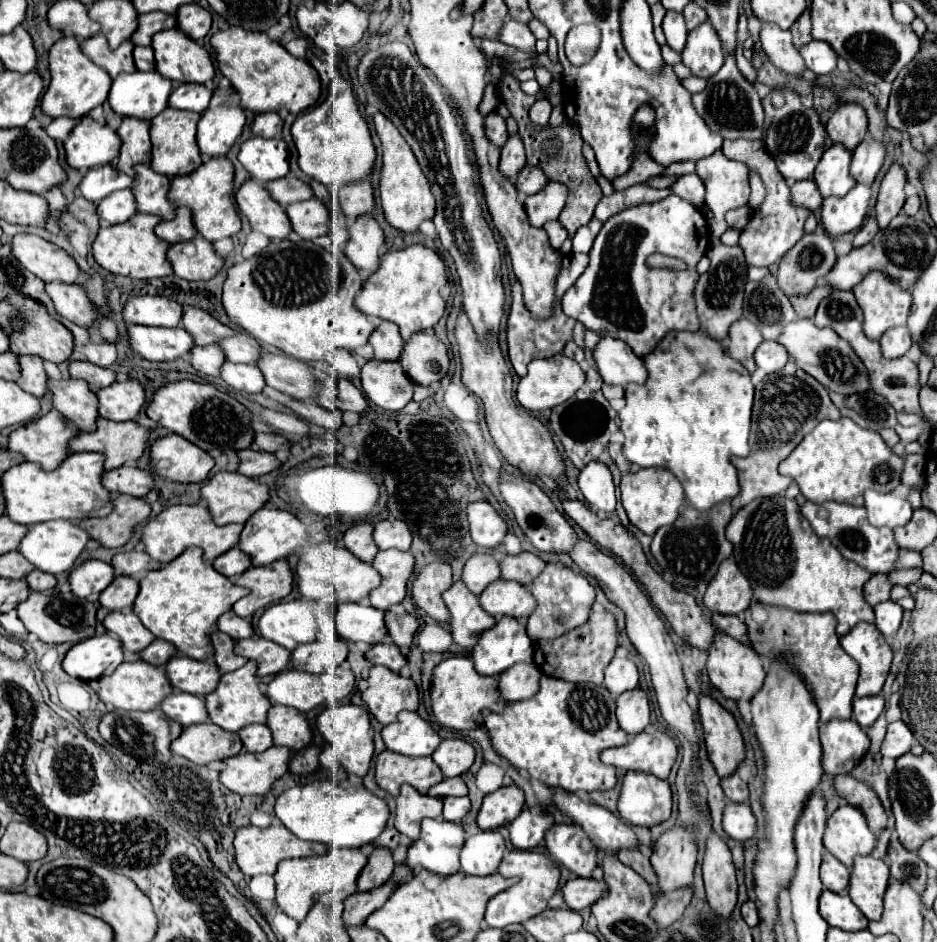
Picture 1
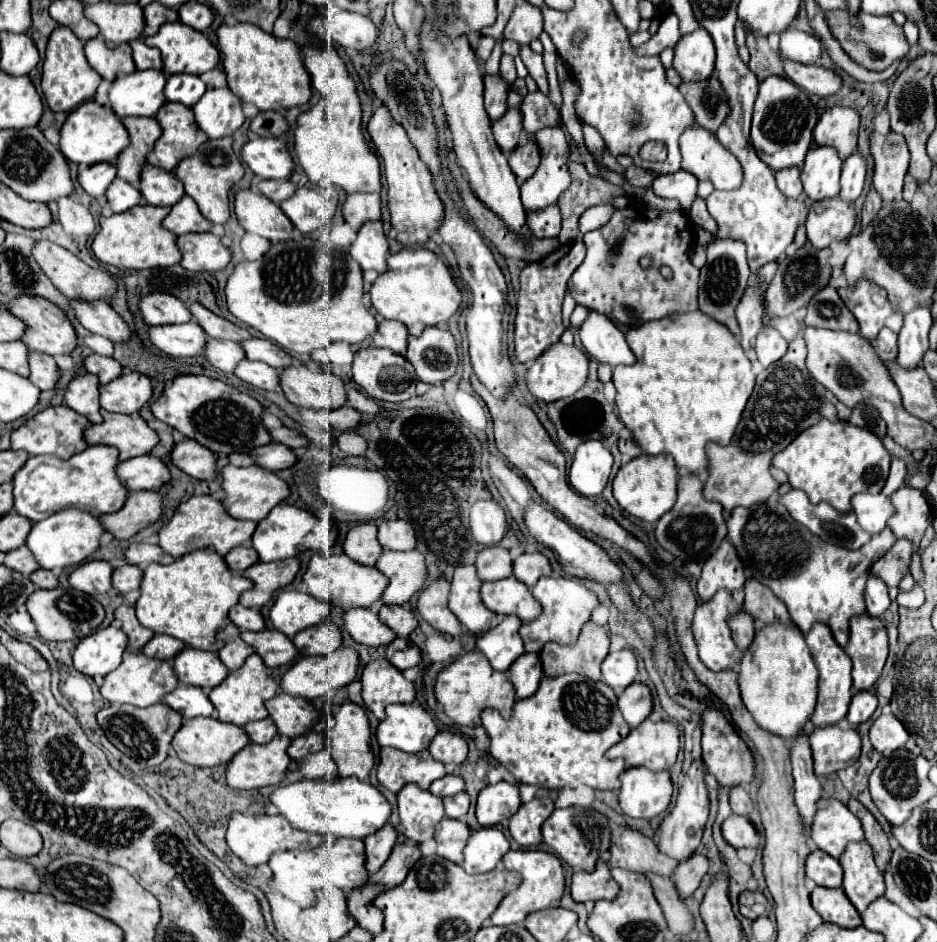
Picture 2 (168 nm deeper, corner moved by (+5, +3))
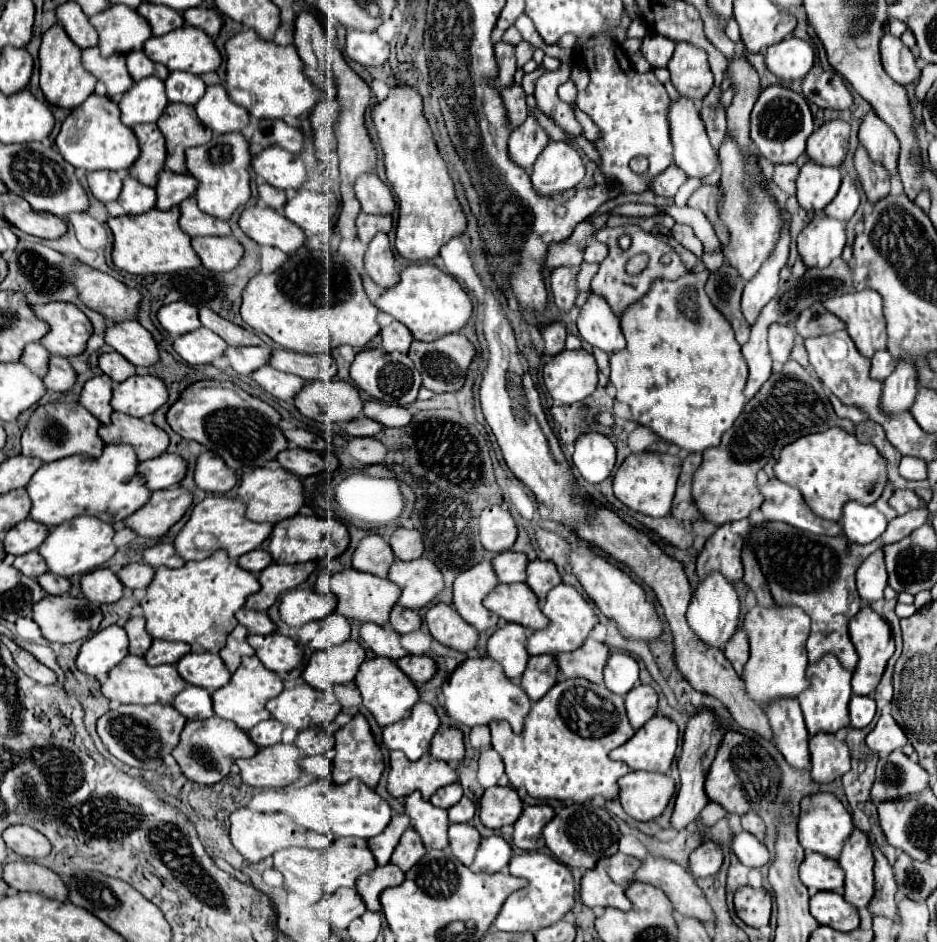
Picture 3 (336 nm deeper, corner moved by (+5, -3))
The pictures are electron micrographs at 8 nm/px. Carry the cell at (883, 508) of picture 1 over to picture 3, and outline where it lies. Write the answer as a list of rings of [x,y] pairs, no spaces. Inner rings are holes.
[[[855,500],[847,502],[843,508],[843,532],[849,542],[869,544],[883,534],[887,528],[887,518],[875,508],[875,504],[859,504]]]

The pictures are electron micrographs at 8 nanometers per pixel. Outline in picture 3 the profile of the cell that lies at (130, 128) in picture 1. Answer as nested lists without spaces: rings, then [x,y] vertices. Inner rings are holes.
[[[139,124],[133,128],[133,132],[139,140],[141,154],[129,168],[129,176],[153,188],[165,162],[165,138],[157,124]]]

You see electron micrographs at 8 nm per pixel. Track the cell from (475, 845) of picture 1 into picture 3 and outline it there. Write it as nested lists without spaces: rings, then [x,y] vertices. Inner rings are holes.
[[[489,836],[483,838],[479,844],[479,850],[475,854],[473,864],[469,866],[471,872],[501,872],[511,858],[511,846],[501,836]]]

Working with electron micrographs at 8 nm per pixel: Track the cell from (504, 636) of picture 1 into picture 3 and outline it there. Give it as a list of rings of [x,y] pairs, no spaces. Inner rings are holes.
[[[501,624],[495,634],[487,640],[487,656],[499,662],[503,668],[503,674],[507,678],[515,680],[523,674],[523,668],[527,666],[529,654],[525,650],[527,640],[527,628],[521,624]]]

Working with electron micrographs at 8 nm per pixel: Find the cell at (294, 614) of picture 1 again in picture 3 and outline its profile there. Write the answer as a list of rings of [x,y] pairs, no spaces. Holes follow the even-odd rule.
[[[295,588],[283,594],[279,604],[279,614],[287,626],[299,628],[307,622],[323,620],[335,610],[335,604],[337,604],[335,596],[325,596],[313,590]]]

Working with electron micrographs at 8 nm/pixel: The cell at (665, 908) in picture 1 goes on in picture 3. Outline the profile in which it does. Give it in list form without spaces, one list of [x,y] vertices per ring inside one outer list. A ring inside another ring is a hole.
[[[713,842],[701,844],[689,856],[689,870],[695,878],[709,878],[717,874],[721,864],[723,864],[723,852]]]

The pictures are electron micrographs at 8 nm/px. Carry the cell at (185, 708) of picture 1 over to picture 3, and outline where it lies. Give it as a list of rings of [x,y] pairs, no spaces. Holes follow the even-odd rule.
[[[187,686],[173,700],[175,710],[179,710],[187,720],[203,720],[213,716],[213,702],[207,690],[199,686]]]

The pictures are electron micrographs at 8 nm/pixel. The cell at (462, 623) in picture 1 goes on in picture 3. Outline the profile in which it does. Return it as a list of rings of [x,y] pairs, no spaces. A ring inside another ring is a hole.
[[[479,562],[457,576],[453,584],[453,606],[459,616],[475,630],[495,628],[499,616],[489,612],[481,602],[495,588],[497,576],[489,562]]]

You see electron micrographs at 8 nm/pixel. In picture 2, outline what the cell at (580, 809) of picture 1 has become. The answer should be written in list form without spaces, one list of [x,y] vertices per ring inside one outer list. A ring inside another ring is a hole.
[[[615,828],[611,836],[611,866],[631,872],[653,872],[671,878],[677,860],[659,852],[657,844],[631,828]]]

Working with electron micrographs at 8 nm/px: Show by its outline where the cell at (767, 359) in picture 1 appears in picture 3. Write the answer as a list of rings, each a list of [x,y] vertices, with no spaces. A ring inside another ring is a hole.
[[[775,324],[769,328],[769,354],[775,364],[785,364],[793,348],[793,330],[789,326]]]

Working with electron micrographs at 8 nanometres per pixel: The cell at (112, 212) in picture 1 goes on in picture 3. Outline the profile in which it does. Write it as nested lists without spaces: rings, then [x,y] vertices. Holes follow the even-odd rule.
[[[127,176],[123,180],[119,204],[123,206],[125,214],[143,214],[155,206],[155,190],[141,186],[135,178]]]

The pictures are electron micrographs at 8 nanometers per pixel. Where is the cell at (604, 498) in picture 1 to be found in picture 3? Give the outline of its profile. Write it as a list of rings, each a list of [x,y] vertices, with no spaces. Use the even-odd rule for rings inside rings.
[[[583,434],[575,442],[573,464],[589,484],[601,484],[615,466],[615,446],[603,434]]]

